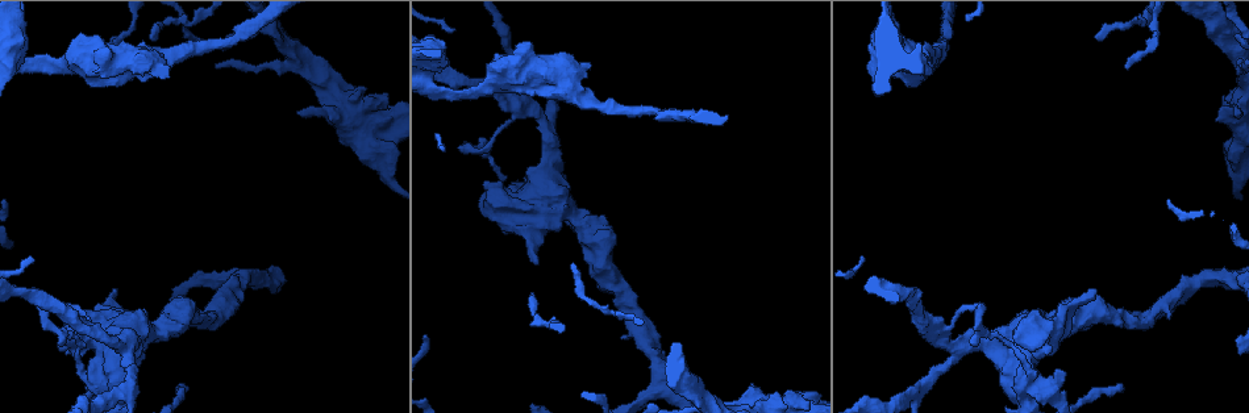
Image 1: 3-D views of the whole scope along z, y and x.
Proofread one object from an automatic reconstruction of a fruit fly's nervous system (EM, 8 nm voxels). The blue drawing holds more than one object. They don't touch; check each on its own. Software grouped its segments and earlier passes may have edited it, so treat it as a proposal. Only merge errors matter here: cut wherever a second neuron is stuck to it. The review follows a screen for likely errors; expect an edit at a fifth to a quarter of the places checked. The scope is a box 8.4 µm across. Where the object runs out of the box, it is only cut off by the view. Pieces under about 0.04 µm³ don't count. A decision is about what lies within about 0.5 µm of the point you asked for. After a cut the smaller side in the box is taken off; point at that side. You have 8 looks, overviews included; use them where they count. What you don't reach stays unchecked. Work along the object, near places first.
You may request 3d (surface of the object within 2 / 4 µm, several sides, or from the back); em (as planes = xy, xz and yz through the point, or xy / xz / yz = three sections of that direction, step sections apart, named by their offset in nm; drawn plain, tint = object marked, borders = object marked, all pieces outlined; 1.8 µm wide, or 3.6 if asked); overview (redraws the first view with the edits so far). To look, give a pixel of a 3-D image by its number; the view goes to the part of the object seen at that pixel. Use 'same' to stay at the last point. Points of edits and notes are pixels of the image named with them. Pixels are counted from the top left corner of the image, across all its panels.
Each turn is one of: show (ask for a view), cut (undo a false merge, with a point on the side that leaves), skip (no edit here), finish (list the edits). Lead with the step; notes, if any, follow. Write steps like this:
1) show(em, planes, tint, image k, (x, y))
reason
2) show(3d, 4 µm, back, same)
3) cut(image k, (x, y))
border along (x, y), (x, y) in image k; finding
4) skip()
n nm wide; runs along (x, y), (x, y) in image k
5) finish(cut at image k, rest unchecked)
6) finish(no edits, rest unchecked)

show(3d, 4 µm, image 1, (127, 383))

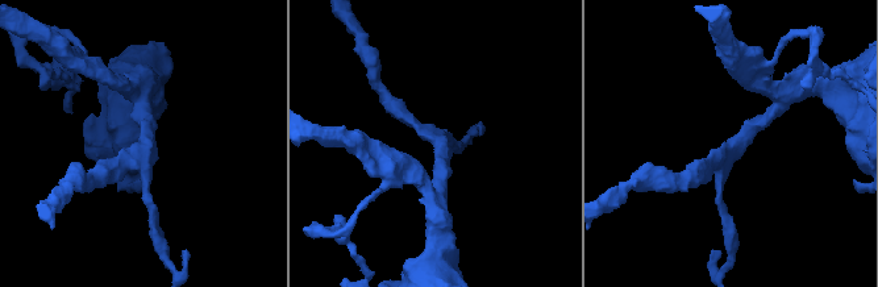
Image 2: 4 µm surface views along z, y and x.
show(em, planes, tint, image 2, (143, 150))
need the tissue

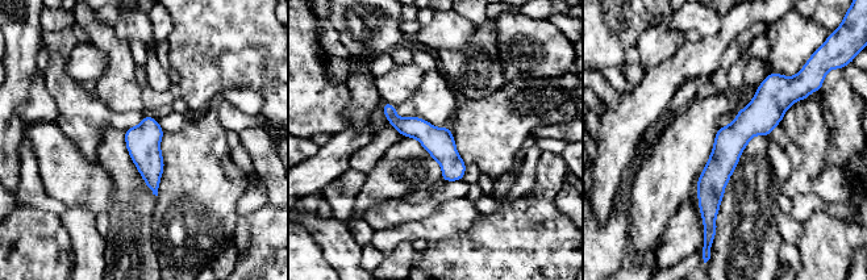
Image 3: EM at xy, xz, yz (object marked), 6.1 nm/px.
skip()
runs along (772, 78), (711, 220) in image 3; one neuron here

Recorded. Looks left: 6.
show(3d, 4 µm, back, image 1, (529, 203))

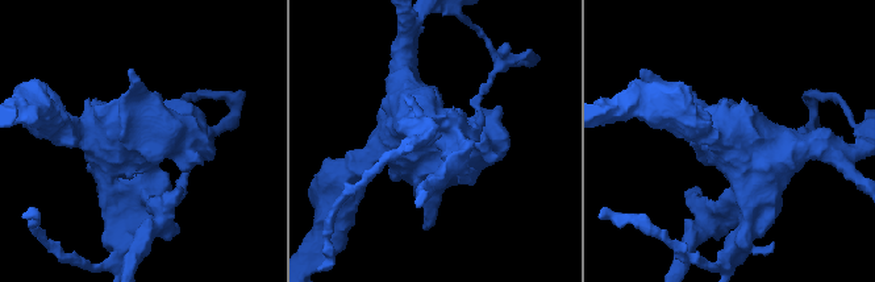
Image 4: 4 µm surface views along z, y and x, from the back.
show(em, 3.6 µm, planes, tint, image 4, (145, 138))

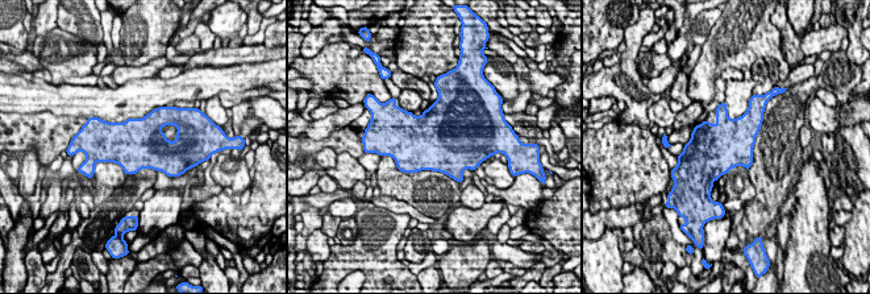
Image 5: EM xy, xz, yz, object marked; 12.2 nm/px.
skip()
600 nm wide; one neuron here

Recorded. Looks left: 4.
show(em, 3.6 µm, xy, step 4, tint, image 1, (36, 64))
thin neck

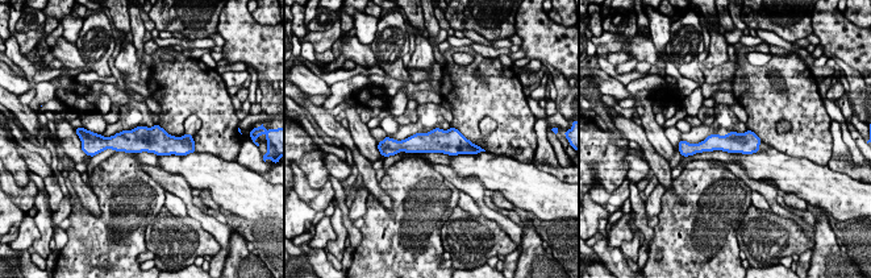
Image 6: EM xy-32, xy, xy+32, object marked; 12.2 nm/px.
show(em, 3.6 µm, planes, tint, same)
another direction

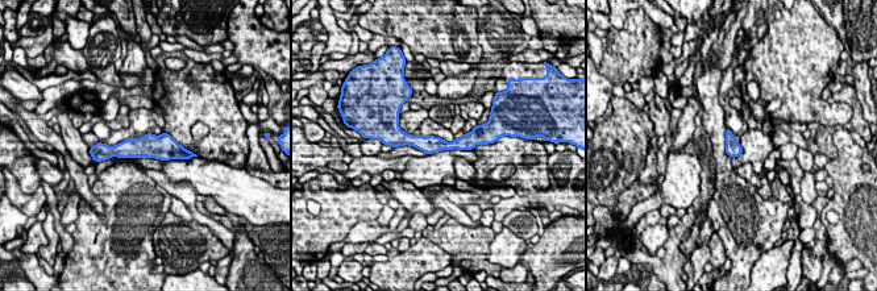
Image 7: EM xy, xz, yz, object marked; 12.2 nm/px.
skip()
190 nm wide; runs along (402, 137), (439, 145), (476, 141) in image 7; continuous, no second neuron

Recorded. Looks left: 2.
finish(no edits, rest unchecked)

